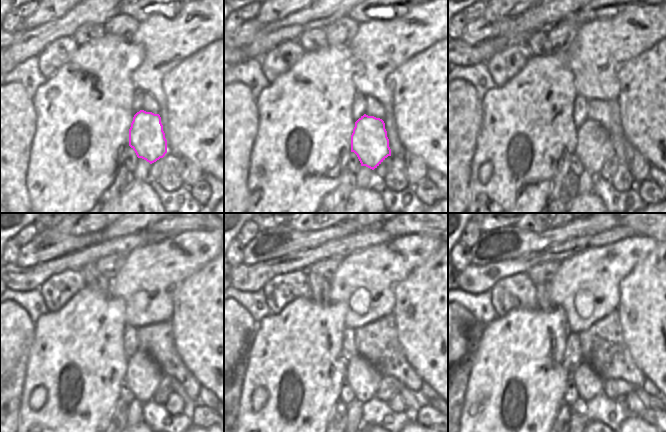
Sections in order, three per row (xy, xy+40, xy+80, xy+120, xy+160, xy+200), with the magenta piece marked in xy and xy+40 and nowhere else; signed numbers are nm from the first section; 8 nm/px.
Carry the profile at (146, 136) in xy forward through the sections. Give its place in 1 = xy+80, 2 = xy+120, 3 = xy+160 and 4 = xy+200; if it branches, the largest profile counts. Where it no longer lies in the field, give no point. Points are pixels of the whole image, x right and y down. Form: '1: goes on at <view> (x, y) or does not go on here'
1: goes on at xy+80 (594, 145)
2: goes on at xy+120 (143, 375)
3: goes on at xy+160 (364, 378)
4: goes on at xy+200 (588, 383)

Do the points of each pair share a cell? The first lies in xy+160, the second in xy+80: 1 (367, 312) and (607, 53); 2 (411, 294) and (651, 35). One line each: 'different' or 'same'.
1: same
2: different

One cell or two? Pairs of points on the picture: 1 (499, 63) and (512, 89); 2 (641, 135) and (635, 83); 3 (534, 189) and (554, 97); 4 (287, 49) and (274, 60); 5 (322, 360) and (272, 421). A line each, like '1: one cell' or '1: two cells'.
1: two cells
2: one cell
3: one cell
4: one cell
5: one cell

